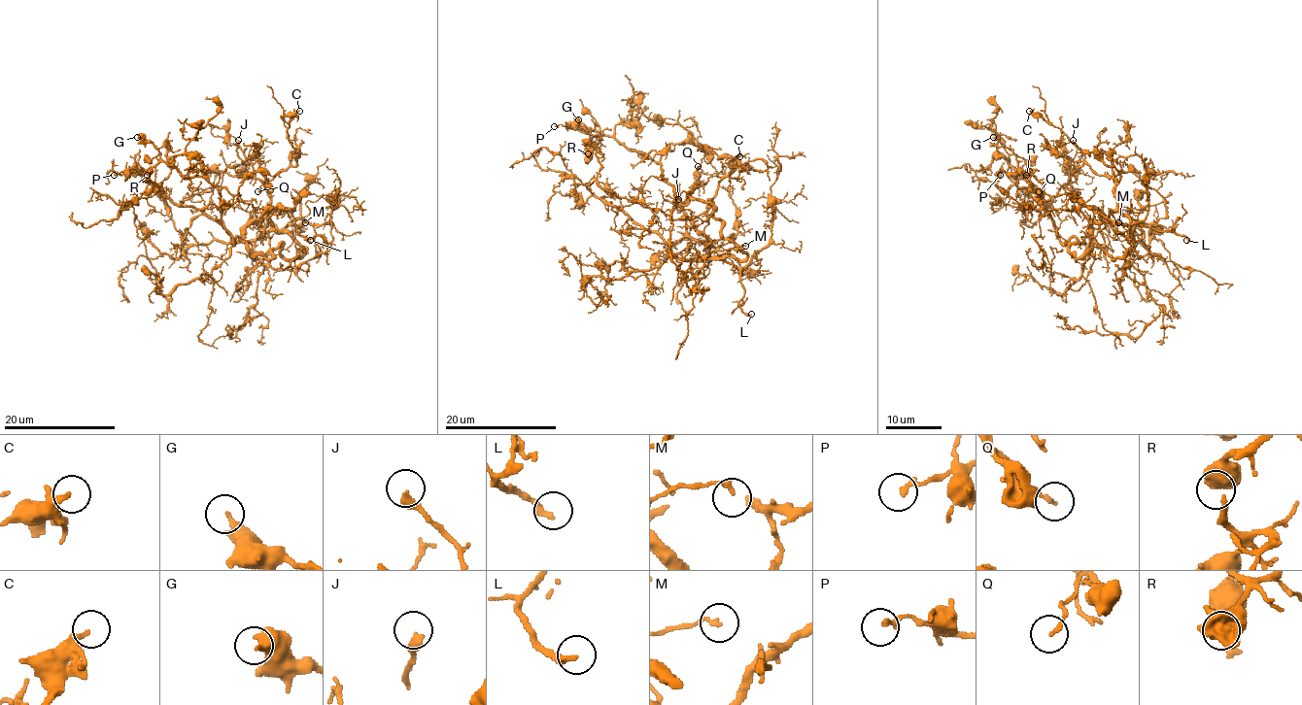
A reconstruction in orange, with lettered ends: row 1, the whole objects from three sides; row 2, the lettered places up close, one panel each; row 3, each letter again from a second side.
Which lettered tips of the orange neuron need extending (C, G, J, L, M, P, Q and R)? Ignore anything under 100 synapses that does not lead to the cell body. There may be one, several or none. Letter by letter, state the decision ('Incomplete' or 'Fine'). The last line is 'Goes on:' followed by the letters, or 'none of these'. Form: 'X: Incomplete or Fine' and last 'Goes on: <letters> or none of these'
C: Fine
G: Fine
J: Fine
L: Incomplete
M: Fine
P: Fine
Q: Fine
R: Fine
Goes on: L

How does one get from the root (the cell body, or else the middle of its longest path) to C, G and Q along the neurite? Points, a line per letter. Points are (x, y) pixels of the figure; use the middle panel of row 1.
C: (702, 233), (710, 243), (704, 244), (715, 247), (727, 244), (737, 233), (737, 208), (727, 186), (739, 156)
G: (702, 233), (710, 218), (709, 203), (688, 196), (683, 205), (662, 179), (659, 164), (578, 119)
Q: (702, 233), (712, 206), (683, 205), (661, 157), (670, 144), (694, 144), (704, 151), (698, 166)

